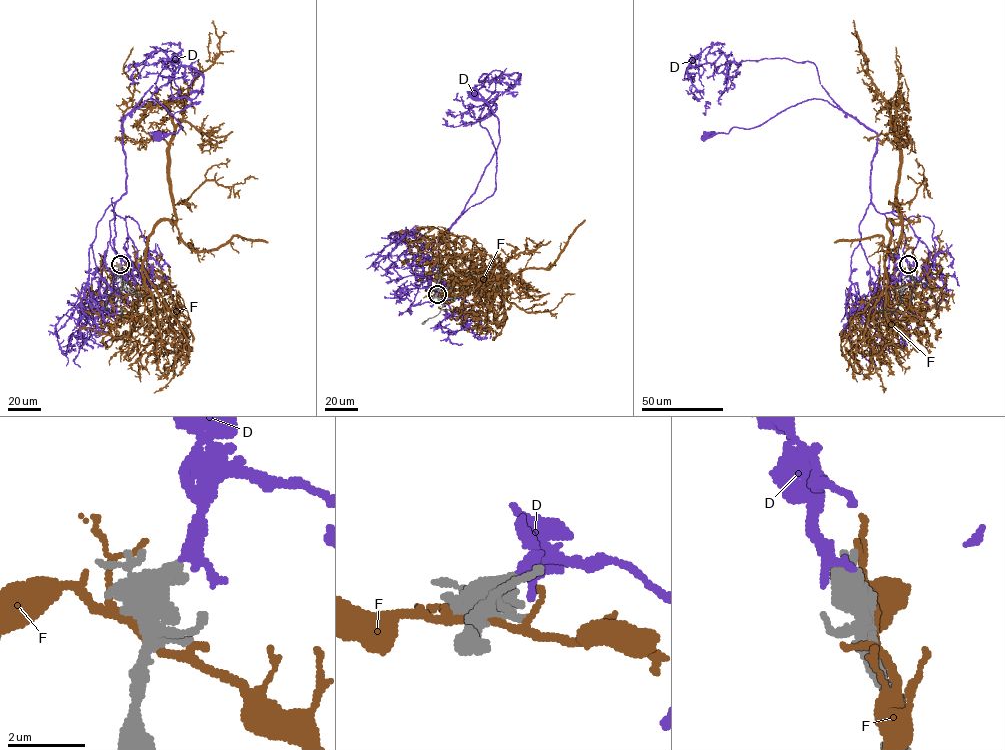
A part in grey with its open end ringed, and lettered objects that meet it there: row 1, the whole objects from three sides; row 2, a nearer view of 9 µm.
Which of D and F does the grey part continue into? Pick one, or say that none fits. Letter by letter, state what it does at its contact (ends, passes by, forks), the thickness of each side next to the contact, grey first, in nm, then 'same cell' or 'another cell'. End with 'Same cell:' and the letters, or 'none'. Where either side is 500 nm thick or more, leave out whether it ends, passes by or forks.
D: calibres 500 and 260 nm; same cell
F: it passes by; calibres 440 and 110 nm; another cell
Same cell: D

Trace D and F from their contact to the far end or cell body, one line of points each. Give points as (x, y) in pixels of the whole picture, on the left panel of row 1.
D: (120, 264), (113, 211), (126, 192), (124, 116), (147, 99), (157, 100), (183, 127), (157, 136)
F: (118, 264), (157, 306), (145, 249), (176, 221), (168, 145), (219, 52), (212, 20)

